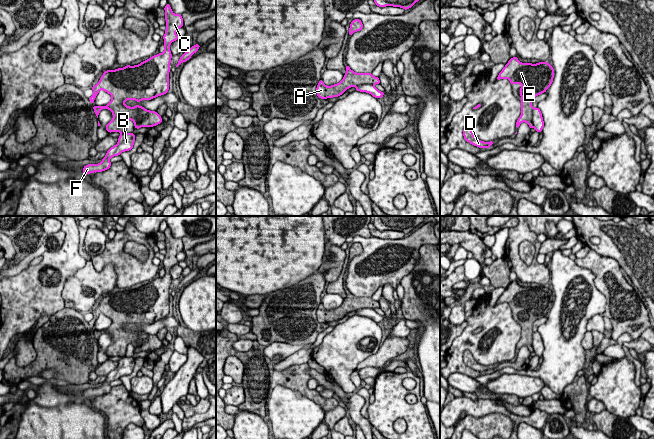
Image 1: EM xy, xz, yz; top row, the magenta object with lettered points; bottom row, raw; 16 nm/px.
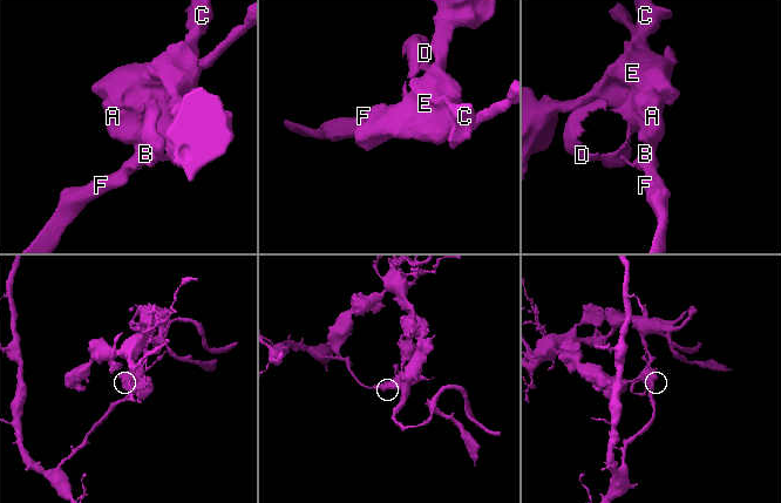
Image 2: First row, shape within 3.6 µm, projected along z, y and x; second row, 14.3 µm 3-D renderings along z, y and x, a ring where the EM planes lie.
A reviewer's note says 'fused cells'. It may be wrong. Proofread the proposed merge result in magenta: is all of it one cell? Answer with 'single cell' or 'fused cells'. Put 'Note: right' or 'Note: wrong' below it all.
fused cells
Note: right

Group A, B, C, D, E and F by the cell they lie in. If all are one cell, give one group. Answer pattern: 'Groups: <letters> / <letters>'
Groups: A C D E / B F

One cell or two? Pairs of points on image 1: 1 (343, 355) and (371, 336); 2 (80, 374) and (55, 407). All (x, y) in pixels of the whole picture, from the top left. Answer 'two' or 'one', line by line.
1: one
2: two

